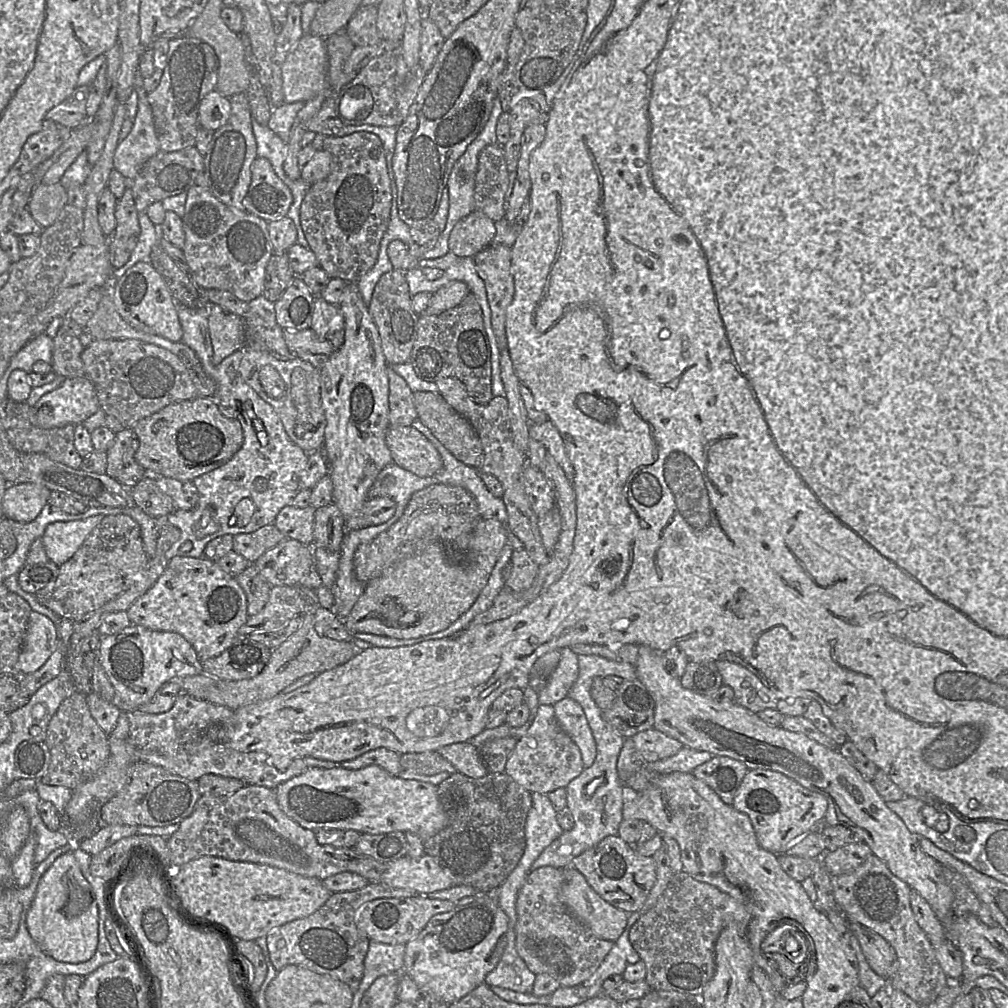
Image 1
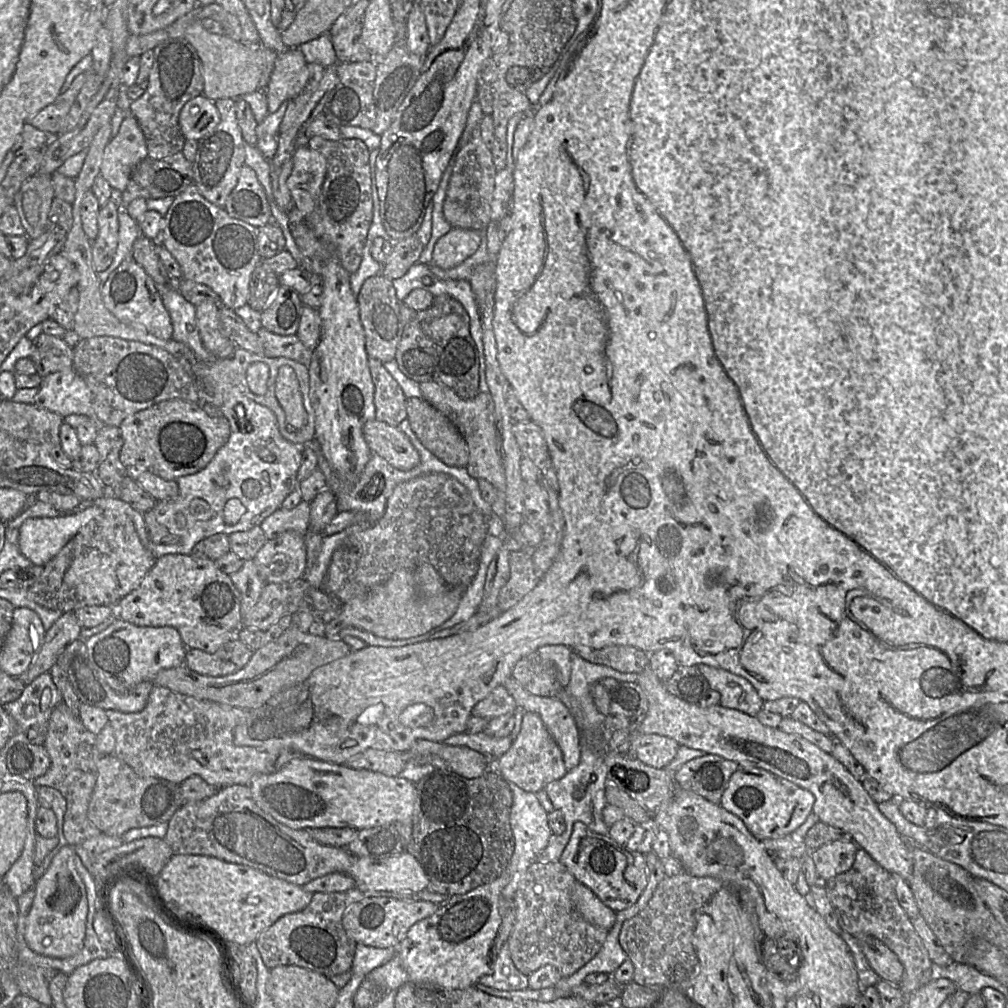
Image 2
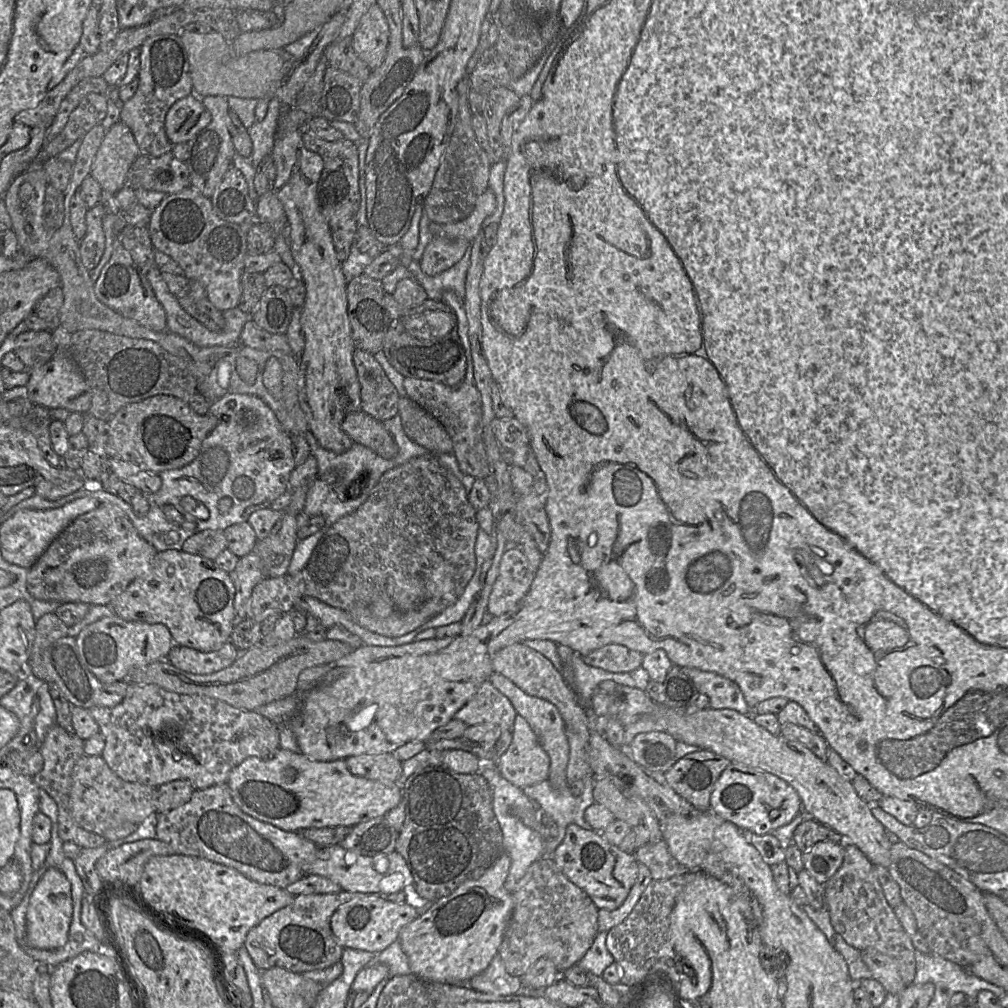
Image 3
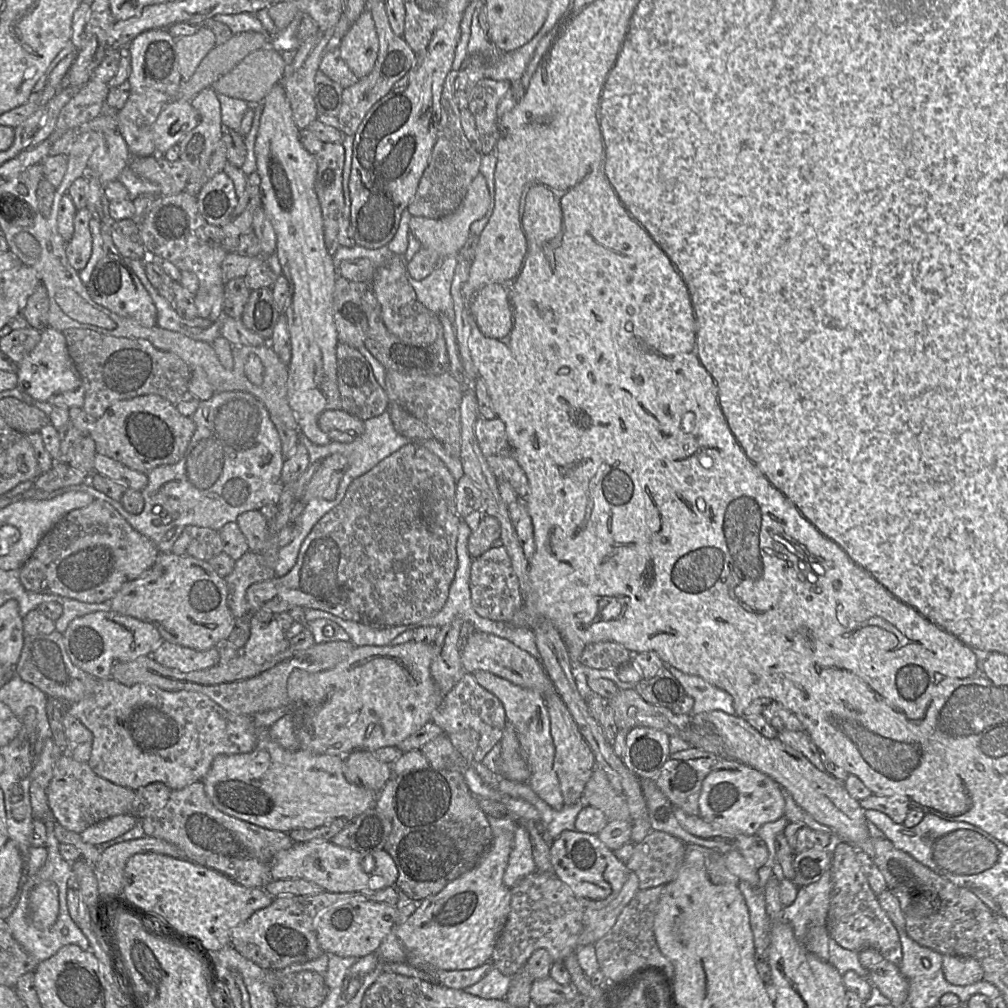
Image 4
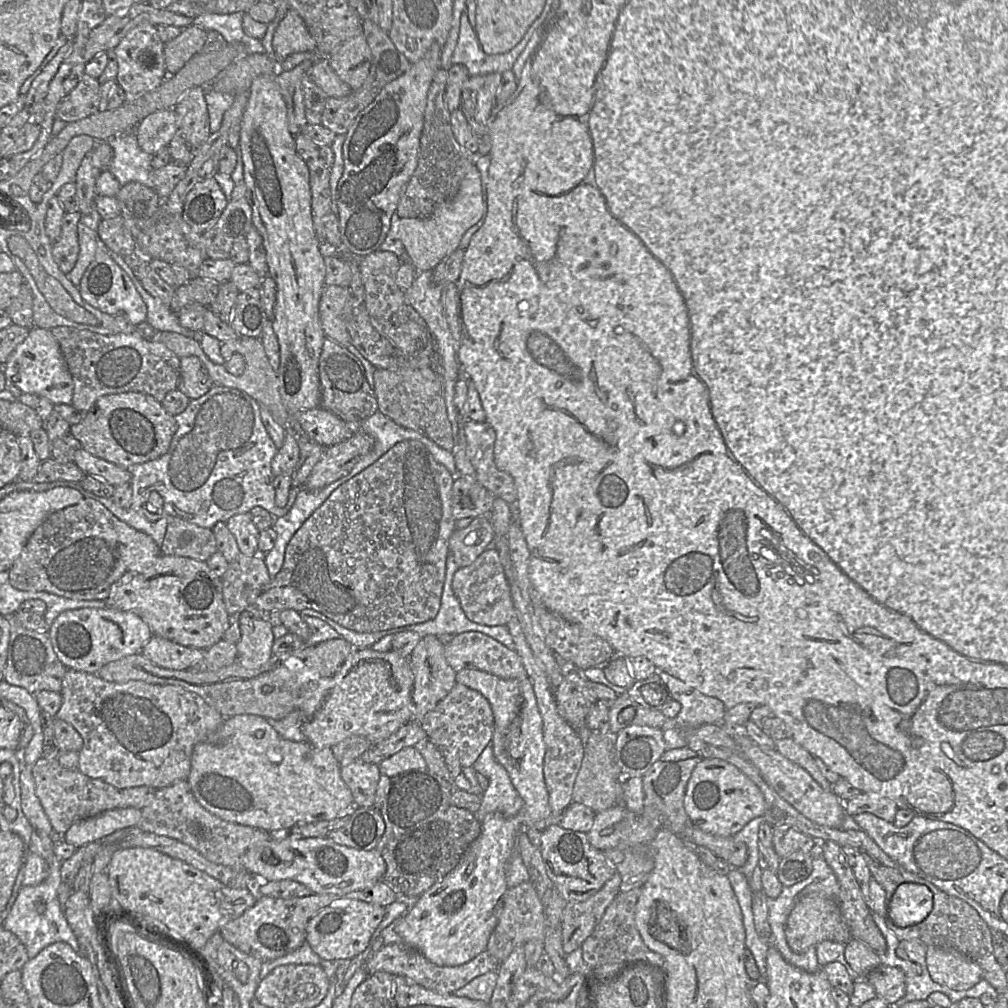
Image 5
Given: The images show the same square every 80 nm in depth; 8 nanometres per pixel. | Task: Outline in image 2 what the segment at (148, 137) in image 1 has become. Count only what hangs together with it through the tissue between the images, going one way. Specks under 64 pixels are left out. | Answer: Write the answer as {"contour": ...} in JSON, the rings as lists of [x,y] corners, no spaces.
{"contour":[[[134,117],[126,118],[120,123],[116,135],[103,149],[100,176],[104,178],[114,190],[123,192],[127,188],[134,168],[147,157],[147,142],[139,123]]]}

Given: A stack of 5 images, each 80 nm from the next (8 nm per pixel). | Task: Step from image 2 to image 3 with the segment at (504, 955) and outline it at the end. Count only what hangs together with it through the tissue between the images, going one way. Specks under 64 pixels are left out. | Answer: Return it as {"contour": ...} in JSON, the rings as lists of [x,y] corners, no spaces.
{"contour":[[[497,953],[488,968],[470,980],[468,987],[481,993],[508,996],[518,992],[522,981],[520,977],[512,976],[506,971],[503,960]]]}

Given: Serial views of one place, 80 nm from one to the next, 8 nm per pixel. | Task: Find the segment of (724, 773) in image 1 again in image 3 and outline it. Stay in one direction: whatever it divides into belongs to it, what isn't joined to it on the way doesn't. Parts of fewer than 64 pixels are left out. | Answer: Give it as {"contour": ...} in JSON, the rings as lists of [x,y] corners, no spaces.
{"contour":[[[700,749],[677,759],[664,775],[675,792],[695,810],[706,811],[715,784],[730,763],[723,756]]]}

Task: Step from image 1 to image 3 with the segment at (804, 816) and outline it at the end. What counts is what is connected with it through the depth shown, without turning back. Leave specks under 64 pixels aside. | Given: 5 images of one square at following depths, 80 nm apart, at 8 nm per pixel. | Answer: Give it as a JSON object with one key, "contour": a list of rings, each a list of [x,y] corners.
{"contour":[[[731,762],[717,780],[710,807],[717,816],[755,835],[771,834],[803,811],[797,791],[781,778],[741,763]]]}

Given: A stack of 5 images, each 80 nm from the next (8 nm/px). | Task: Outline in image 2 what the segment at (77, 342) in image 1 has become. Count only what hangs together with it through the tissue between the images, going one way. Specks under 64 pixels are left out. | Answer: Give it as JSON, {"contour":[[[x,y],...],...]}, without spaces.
{"contour":[[[32,332],[26,337],[33,342],[33,353],[30,359],[34,362],[37,374],[41,377],[73,368],[73,348],[62,338]]]}

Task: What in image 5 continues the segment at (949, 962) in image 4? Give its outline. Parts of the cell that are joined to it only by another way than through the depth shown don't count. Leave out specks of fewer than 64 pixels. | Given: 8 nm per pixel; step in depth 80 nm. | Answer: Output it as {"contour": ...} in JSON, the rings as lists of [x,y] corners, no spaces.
{"contour":[[[928,946],[926,966],[935,982],[953,990],[967,990],[983,978],[981,966],[954,949]]]}

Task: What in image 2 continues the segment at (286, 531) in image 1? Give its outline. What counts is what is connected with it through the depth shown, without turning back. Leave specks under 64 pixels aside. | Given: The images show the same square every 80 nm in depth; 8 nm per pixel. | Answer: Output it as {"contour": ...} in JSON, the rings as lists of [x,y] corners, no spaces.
{"contour":[[[302,501],[293,509],[280,508],[268,516],[261,524],[268,540],[282,532],[294,531],[305,537],[310,525],[310,503]]]}

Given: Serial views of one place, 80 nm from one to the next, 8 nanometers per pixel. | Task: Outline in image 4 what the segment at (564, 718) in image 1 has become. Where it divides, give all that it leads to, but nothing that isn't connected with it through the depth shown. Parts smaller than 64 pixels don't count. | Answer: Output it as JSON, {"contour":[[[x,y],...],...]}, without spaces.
{"contour":[[[486,671],[472,673],[477,683],[494,694],[502,703],[507,724],[514,727],[521,748],[521,753],[530,769],[527,784],[548,805],[563,807],[563,795],[559,779],[553,769],[555,746],[551,736],[550,718],[543,695],[524,688]]]}

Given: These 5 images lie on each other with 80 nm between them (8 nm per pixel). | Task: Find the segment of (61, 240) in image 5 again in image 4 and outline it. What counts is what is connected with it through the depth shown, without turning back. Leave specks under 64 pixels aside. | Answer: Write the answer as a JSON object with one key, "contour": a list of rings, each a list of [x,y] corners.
{"contour":[[[86,208],[78,209],[74,217],[74,233],[66,244],[66,256],[70,265],[77,271],[83,269],[92,254],[90,222],[94,219]]]}

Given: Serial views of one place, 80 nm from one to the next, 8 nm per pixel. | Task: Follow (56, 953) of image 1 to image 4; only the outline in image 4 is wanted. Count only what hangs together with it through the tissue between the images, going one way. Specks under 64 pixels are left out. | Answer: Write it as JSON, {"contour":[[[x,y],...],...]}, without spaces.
{"contour":[[[52,881],[38,884],[30,897],[30,916],[34,927],[40,931],[49,931],[59,915],[59,890]]]}

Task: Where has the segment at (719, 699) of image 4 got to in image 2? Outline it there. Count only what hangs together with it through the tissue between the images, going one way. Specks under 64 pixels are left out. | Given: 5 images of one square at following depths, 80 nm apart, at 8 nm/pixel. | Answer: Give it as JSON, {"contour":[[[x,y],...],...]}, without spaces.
{"contour":[[[700,664],[698,669],[707,679],[711,690],[720,693],[720,706],[737,709],[754,717],[762,711],[765,701],[747,679],[708,665]]]}

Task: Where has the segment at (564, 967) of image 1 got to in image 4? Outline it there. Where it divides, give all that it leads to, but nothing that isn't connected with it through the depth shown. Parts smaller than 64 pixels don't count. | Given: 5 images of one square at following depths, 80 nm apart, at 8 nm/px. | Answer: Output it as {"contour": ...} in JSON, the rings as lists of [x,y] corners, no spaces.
{"contour":[[[537,870],[521,879],[510,892],[510,912],[491,956],[495,968],[511,977],[538,949],[547,950],[553,962],[563,962],[575,953],[587,911],[583,900],[587,898],[577,897],[554,873]]]}

